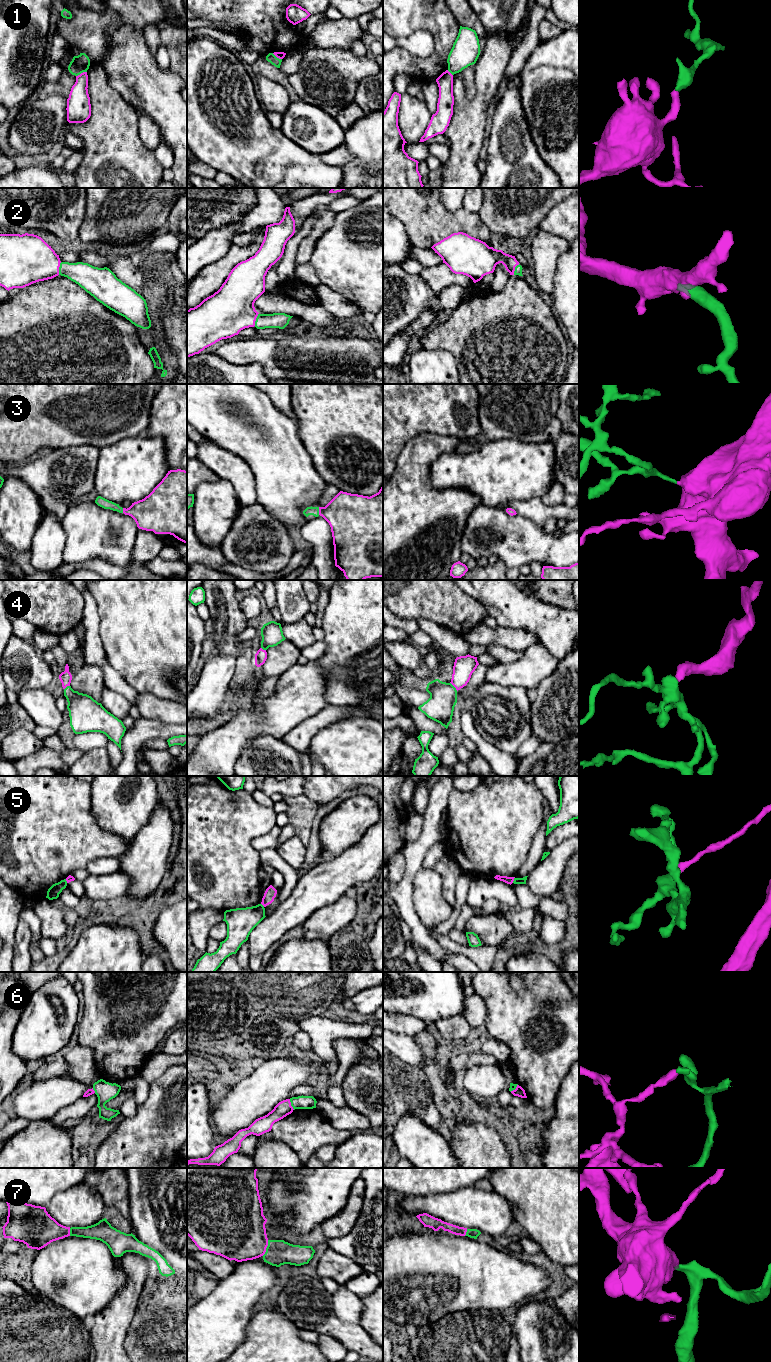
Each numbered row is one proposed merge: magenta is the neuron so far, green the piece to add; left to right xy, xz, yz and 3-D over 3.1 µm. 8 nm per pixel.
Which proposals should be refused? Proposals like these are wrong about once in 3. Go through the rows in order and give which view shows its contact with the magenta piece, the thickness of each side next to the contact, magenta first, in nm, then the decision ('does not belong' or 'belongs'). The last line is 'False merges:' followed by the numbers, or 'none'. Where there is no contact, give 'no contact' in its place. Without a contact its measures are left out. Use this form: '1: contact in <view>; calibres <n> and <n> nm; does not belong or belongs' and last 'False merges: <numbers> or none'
1: contact in xy; calibres 190 and 140 nm; does not belong
2: contact in xy; calibres 380 and 190 nm; belongs
3: contact in xz; calibres 360 and 70 nm; belongs
4: contact in yz; calibres 170 and 220 nm; belongs
5: contact in yz; calibres 60 and 50 nm; does not belong
6: contact in xz; calibres 120 and 110 nm; does not belong
7: contact in xz; calibres 420 and 200 nm; belongs
False merges: 1, 5, 6

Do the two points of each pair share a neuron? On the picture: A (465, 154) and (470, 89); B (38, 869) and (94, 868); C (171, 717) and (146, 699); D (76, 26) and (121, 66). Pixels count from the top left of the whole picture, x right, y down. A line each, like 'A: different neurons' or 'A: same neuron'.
A: different neurons
B: different neurons
C: same neuron
D: different neurons

